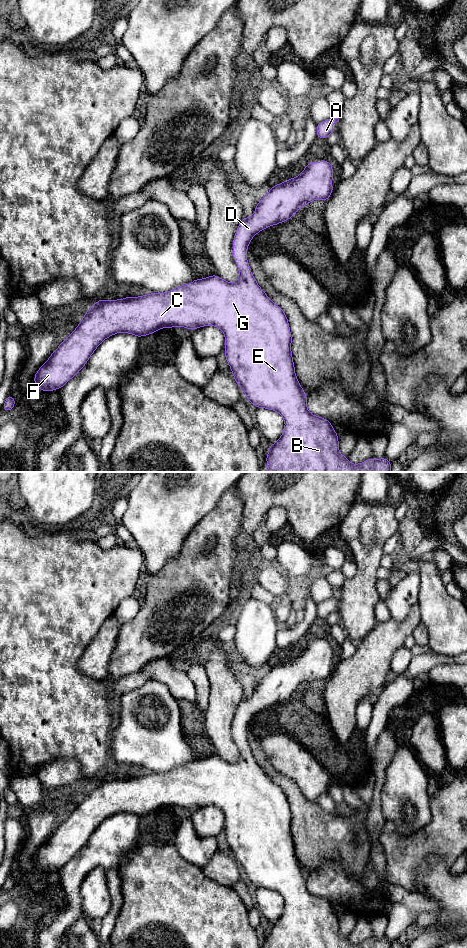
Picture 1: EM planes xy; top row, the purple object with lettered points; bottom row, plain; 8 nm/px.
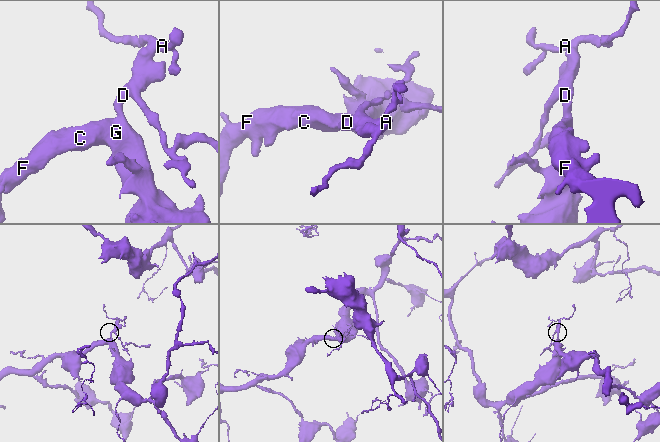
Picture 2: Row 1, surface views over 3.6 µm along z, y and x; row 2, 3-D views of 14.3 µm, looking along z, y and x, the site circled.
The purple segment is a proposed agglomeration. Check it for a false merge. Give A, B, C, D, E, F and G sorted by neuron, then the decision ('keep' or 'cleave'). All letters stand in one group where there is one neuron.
groups A B C D E F G; keep

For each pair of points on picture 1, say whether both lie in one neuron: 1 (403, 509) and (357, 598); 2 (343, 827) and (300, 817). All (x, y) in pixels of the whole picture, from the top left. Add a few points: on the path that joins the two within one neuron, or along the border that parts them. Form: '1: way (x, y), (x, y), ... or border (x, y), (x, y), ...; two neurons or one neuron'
1: border (396, 504), (394, 514); two neurons
2: way (332, 827), (314, 827), (311, 824); one neuron

